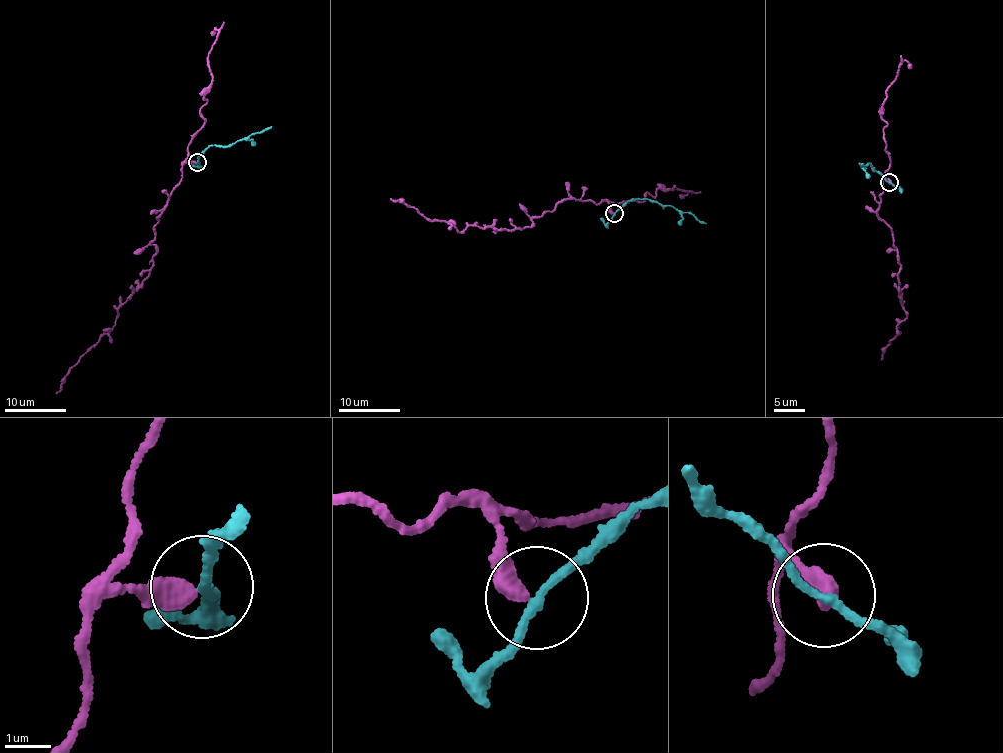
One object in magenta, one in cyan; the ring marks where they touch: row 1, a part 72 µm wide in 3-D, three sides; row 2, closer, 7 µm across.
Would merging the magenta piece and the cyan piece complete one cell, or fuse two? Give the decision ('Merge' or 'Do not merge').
Do not merge

